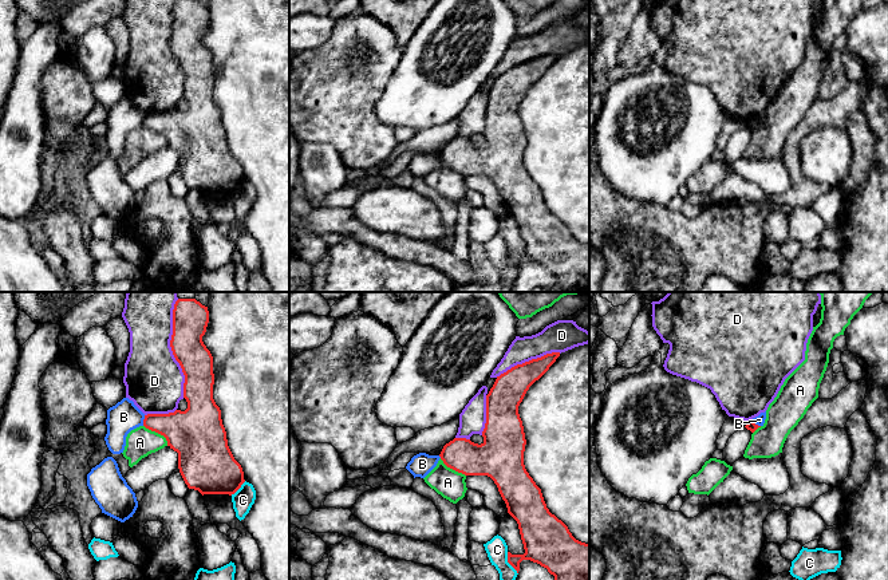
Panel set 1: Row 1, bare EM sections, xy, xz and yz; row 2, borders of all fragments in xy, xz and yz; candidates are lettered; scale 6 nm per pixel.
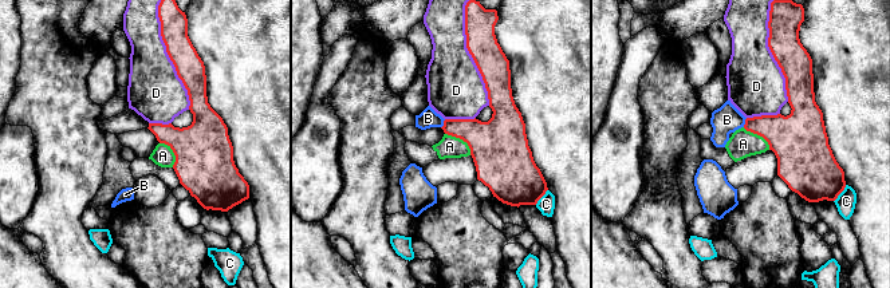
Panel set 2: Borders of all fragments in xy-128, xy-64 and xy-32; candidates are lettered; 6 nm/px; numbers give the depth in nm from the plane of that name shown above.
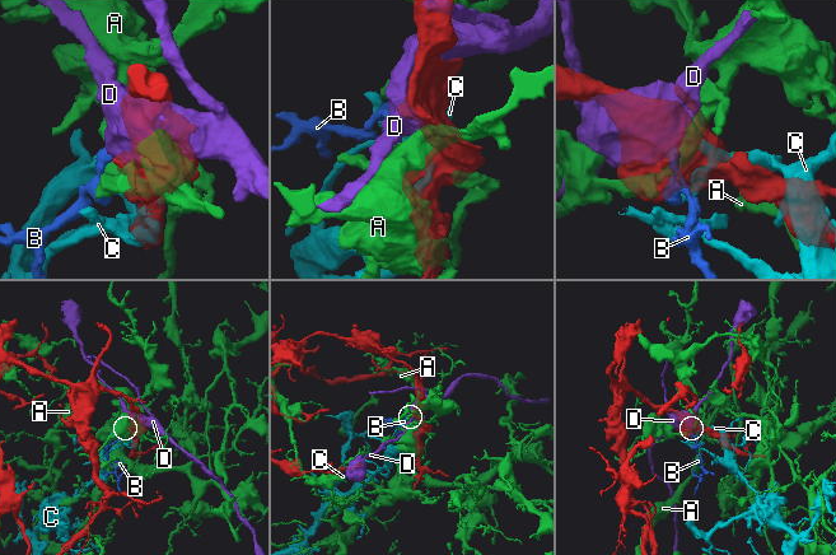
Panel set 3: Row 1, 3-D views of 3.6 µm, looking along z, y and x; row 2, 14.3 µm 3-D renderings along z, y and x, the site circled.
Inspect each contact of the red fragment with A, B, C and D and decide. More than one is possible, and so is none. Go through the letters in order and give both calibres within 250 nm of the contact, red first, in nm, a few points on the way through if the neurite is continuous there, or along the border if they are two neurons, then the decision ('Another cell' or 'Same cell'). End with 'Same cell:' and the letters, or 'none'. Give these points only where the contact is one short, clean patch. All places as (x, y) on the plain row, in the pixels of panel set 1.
A: Thickness 320 nm (red) against 180 nm. Another cell
B: Thickness 240 nm (red) against 180 nm. Boundary: xy (145, 115), (142, 125). Another cell
C: Thickness 260 nm (red) against 130 nm. Another cell
D: Thickness 220 nm (red) against 360 nm. Another cell
Same cell: none

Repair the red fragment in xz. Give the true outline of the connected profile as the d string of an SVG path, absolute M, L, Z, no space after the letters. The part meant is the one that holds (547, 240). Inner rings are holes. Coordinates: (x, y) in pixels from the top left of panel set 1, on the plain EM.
M560 52L546 54L517 64L497 76L486 95L484 142L478 145L466 138L454 138L443 146L439 154L443 163L458 173L465 175L488 175L494 181L506 204L508 213L518 224L525 249L524 255L508 252L508 263L517 273L522 260L530 260L546 268L554 276L554 285L549 287L552 292L589 289L589 244L576 240L568 226L549 212L541 189L526 171L524 165L526 139L518 106L529 87L549 70L559 56Z

